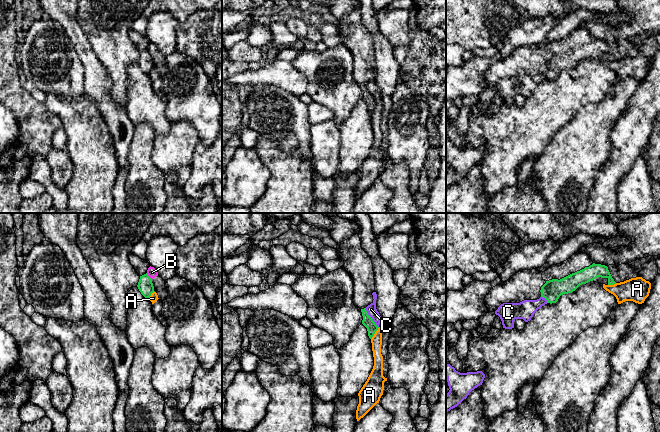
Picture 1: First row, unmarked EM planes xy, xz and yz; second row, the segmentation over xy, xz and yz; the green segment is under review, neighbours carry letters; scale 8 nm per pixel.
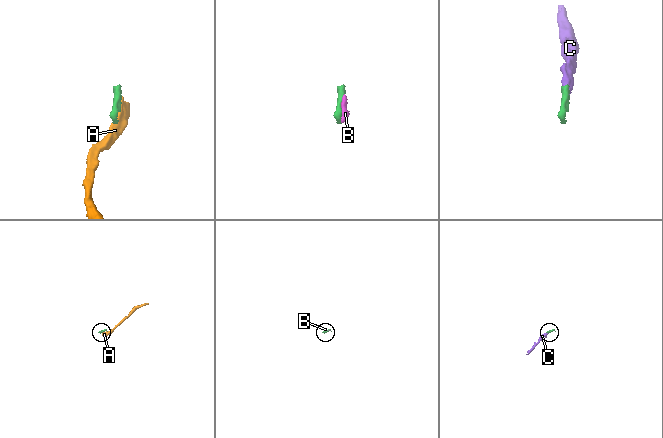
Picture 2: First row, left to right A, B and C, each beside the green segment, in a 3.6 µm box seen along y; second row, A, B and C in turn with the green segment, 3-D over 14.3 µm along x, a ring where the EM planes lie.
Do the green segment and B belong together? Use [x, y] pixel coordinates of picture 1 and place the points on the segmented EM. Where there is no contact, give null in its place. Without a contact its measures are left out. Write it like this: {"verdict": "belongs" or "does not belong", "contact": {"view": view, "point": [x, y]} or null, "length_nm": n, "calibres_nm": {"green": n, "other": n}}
{"verdict": "does not belong", "contact": {"view": "xy", "point": [148, 276]}, "length_nm": 70, "calibres_nm": {"green": 120, "other": 80}}

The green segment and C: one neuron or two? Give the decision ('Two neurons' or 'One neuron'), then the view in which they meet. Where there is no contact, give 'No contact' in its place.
Two neurons. Touches green in xz

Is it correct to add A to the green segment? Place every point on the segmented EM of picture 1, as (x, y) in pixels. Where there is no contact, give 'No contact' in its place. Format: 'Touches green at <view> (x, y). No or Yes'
Touches green at xz (374, 333). No

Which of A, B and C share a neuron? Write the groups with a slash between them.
A C / B

